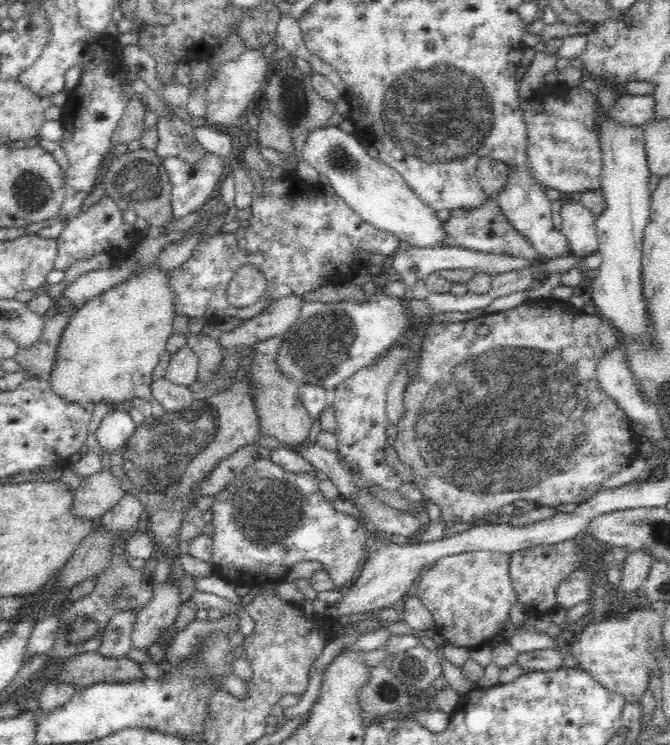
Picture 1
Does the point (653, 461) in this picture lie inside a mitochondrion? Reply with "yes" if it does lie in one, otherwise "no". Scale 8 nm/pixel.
no

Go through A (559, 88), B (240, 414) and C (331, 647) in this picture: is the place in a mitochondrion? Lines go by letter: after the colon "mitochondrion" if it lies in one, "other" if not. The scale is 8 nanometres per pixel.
A: other
B: other
C: other

